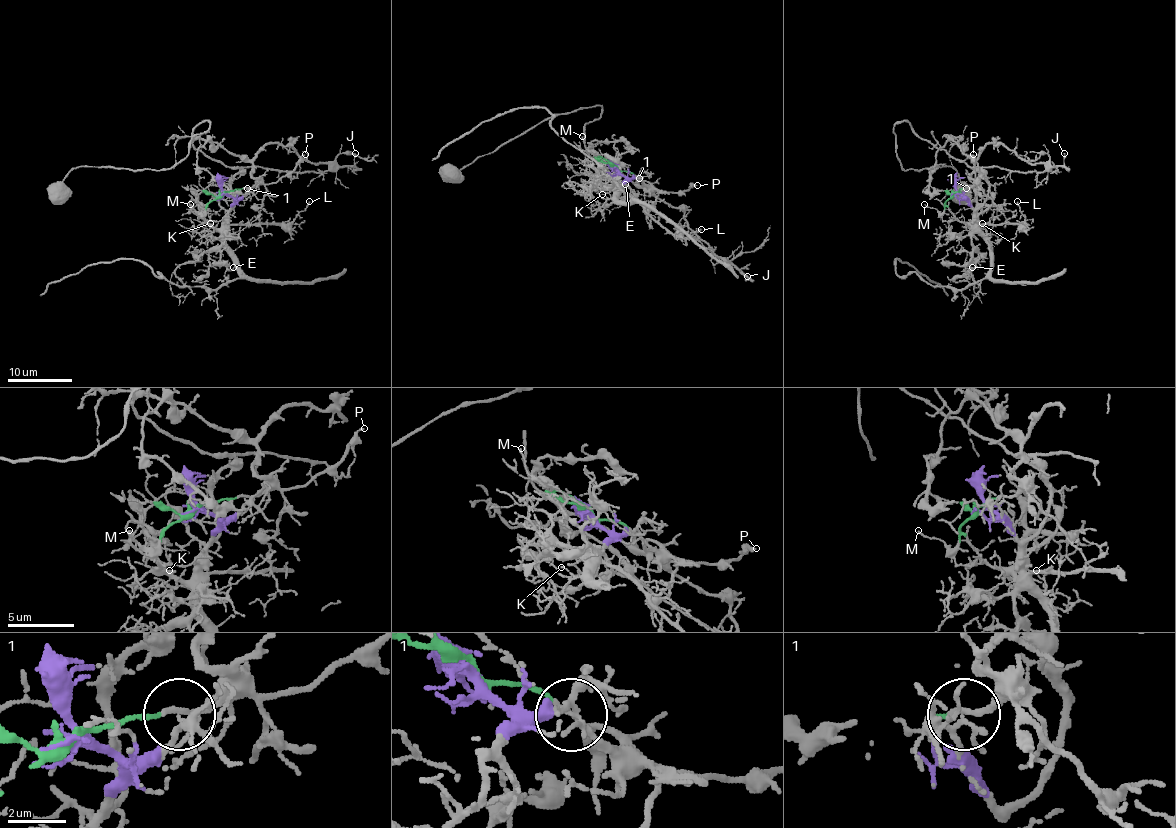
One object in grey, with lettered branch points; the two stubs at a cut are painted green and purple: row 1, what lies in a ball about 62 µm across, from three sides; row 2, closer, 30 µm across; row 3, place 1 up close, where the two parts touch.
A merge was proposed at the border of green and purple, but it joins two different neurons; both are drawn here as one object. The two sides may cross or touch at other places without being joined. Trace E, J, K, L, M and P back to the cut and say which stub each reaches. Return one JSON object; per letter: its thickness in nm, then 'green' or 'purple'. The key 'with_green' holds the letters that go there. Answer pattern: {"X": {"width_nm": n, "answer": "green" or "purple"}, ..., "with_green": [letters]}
{"E": {"width_nm": 80, "answer": "purple"}, "J": {"width_nm": 150, "answer": "green"}, "K": {"width_nm": 70, "answer": "purple"}, "L": {"width_nm": 140, "answer": "purple"}, "M": {"width_nm": 110, "answer": "green"}, "P": {"width_nm": 160, "answer": "green"}, "with_green": ["J", "M", "P"]}

